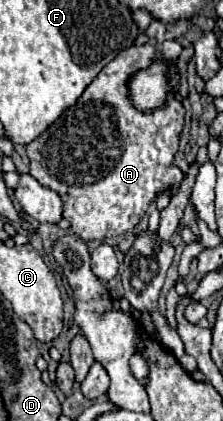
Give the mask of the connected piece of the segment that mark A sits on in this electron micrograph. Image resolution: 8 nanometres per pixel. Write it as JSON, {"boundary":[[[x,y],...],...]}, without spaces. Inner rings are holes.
{"boundary":[[[145,43],[143,47],[129,47],[121,51],[113,61],[109,61],[101,73],[89,83],[83,95],[77,99],[73,107],[69,107],[41,137],[27,145],[29,157],[29,173],[43,185],[53,189],[63,201],[63,217],[69,219],[71,229],[83,241],[103,241],[105,237],[117,237],[143,219],[149,203],[159,193],[175,195],[185,179],[185,173],[173,165],[175,153],[179,147],[183,123],[185,123],[185,107],[183,103],[167,97],[163,109],[157,109],[149,115],[137,111],[127,97],[127,81],[129,77],[149,67],[149,63],[157,57],[157,45]]]}

